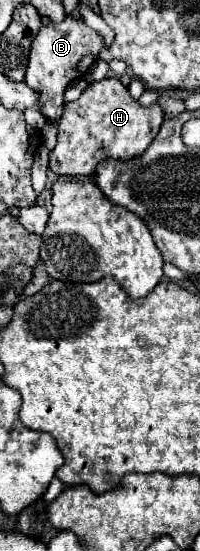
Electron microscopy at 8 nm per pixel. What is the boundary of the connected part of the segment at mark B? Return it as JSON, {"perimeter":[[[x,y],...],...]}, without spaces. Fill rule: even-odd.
{"perimeter":[[[67,16],[59,24],[41,26],[31,44],[29,66],[25,74],[25,84],[39,94],[39,108],[47,120],[59,120],[65,106],[65,90],[75,80],[83,78],[87,70],[91,70],[97,60],[99,50],[103,48],[103,40],[95,30],[91,30],[81,18]]]}

